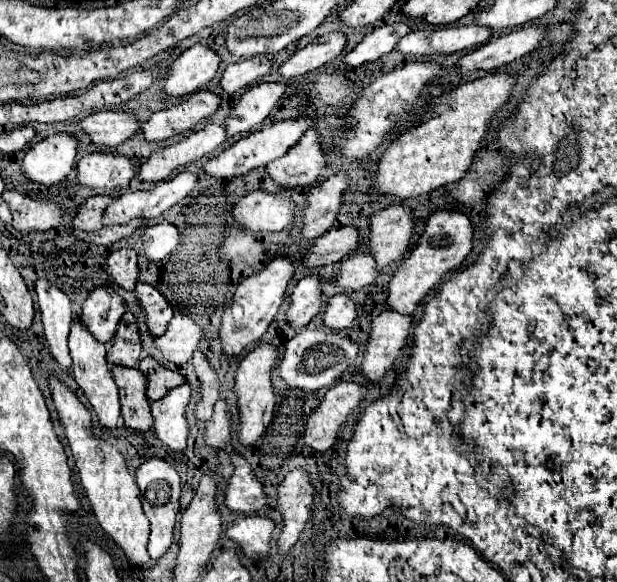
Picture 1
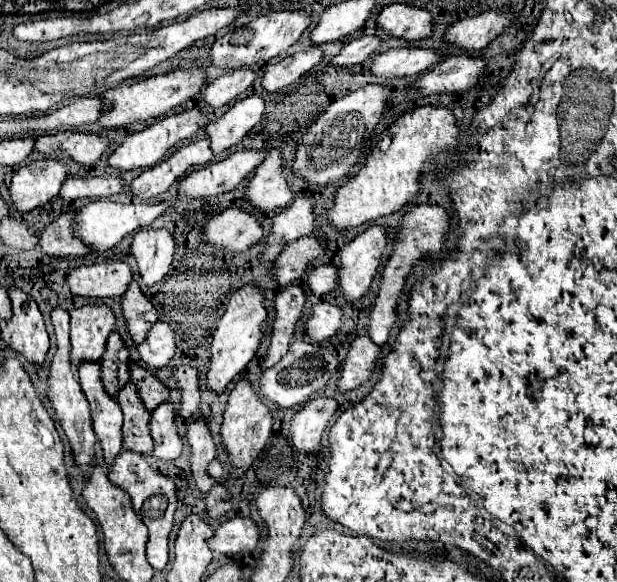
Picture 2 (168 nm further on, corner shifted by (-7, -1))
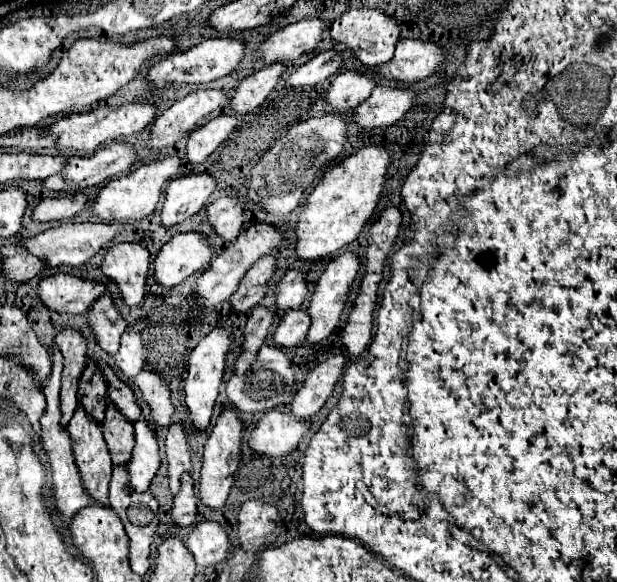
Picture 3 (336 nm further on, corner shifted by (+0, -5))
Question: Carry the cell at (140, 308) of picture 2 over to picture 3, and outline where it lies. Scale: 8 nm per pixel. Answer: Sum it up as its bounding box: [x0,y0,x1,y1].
[89,295,129,355]

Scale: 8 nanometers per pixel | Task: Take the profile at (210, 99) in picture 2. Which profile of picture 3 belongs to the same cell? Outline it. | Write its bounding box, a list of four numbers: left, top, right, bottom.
[149,89,231,149]

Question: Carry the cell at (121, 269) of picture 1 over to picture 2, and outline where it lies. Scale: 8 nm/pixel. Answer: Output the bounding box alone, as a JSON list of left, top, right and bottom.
[66,261,132,299]

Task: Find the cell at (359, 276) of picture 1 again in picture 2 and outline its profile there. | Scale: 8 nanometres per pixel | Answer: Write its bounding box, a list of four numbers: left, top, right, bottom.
[306,265,338,297]

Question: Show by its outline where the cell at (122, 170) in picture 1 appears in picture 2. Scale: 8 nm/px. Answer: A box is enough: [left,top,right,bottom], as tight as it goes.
[58,175,124,201]

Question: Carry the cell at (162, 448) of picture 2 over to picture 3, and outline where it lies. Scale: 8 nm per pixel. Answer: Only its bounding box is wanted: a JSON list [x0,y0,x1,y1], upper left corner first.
[127,419,161,491]

